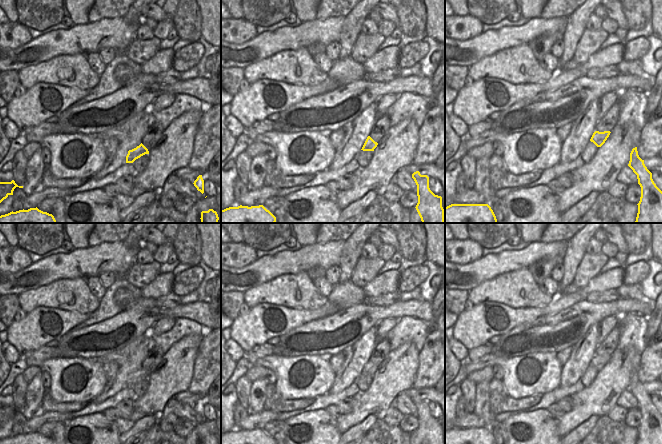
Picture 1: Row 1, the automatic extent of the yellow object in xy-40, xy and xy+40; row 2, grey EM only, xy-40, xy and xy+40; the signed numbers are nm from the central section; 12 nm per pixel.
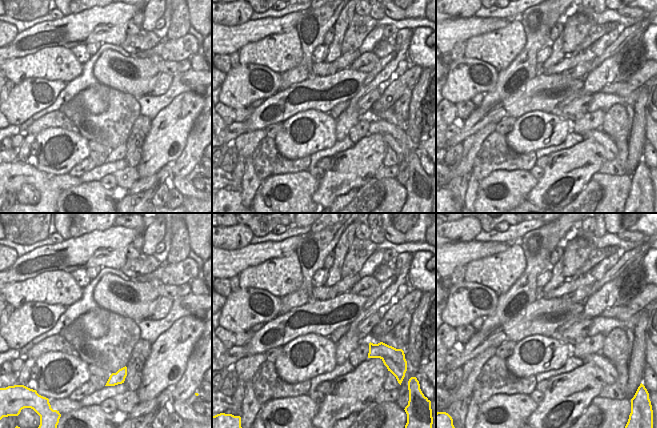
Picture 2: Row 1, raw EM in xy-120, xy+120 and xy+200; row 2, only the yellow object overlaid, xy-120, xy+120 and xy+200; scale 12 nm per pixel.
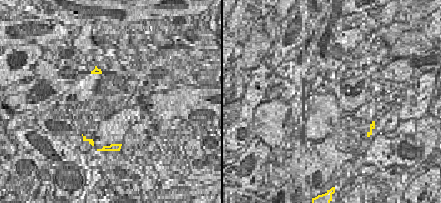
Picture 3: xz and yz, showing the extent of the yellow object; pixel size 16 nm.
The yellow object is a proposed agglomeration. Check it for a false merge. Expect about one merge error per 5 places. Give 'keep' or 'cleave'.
keep

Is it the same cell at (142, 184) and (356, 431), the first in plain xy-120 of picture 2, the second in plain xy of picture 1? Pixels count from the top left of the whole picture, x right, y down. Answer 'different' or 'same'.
same

